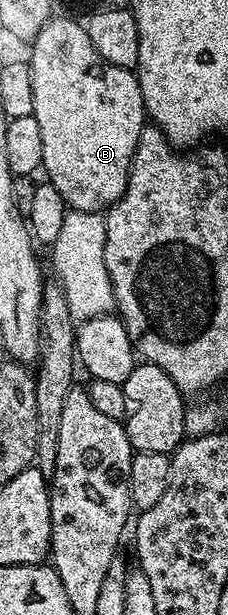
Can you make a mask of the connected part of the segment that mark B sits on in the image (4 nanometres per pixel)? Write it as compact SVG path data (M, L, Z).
M52 18L46 25L36 34L36 38L28 48L28 63L30 65L30 74L32 76L32 106L34 107L33 116L36 122L40 122L40 139L44 145L44 158L42 159L41 171L46 172L45 179L52 185L56 186L56 190L60 190L60 194L64 198L64 202L75 212L101 212L105 213L118 199L120 194L124 194L126 183L128 182L128 174L130 173L130 163L132 162L132 154L136 150L136 142L140 138L140 130L147 123L148 117L146 107L144 106L144 98L142 91L138 85L138 77L131 69L121 68L120 66L112 66L100 58L100 54L96 54L96 50L92 46L92 42L88 42L88 34L85 27L81 23L78 24L74 20L58 20Z

